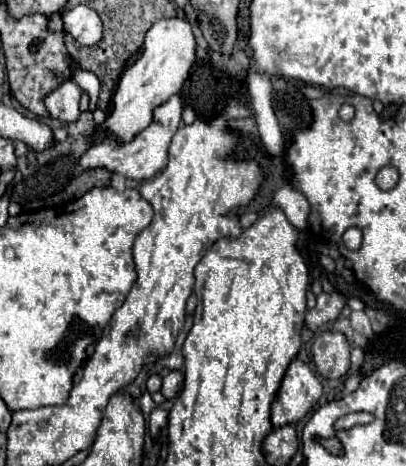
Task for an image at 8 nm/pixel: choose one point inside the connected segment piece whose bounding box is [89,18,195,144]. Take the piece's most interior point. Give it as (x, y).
(169, 51)

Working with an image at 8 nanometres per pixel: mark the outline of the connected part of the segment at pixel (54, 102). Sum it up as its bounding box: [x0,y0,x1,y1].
[45,80,81,124]

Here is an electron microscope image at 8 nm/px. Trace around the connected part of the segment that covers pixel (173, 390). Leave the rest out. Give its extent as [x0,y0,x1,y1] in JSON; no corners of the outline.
[161,370,183,400]

